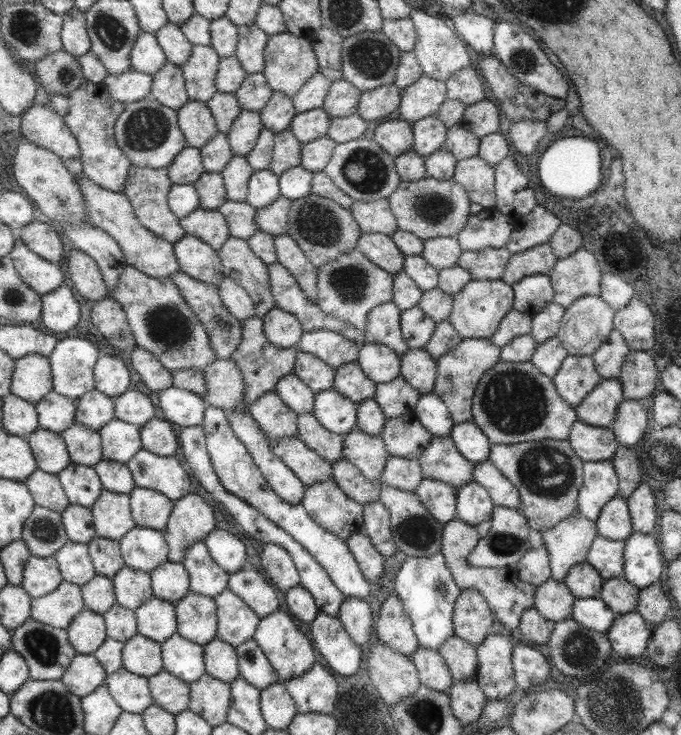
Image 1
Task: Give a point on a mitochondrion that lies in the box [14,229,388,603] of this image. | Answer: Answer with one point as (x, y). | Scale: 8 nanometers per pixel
(166, 324)

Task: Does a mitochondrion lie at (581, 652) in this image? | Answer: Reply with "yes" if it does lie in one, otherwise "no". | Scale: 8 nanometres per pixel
yes

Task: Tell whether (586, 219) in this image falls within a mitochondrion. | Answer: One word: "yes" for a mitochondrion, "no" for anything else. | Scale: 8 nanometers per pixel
no

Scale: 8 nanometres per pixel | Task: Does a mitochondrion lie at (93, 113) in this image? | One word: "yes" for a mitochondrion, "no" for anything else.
no

